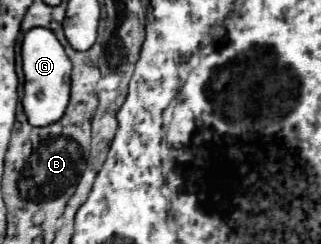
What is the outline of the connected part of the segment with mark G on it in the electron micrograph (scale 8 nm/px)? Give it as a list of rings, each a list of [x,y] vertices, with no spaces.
[[[28,30],[22,42],[22,62],[24,62],[24,114],[32,126],[50,126],[64,116],[70,98],[70,72],[72,64],[64,52],[64,46],[50,30]]]

